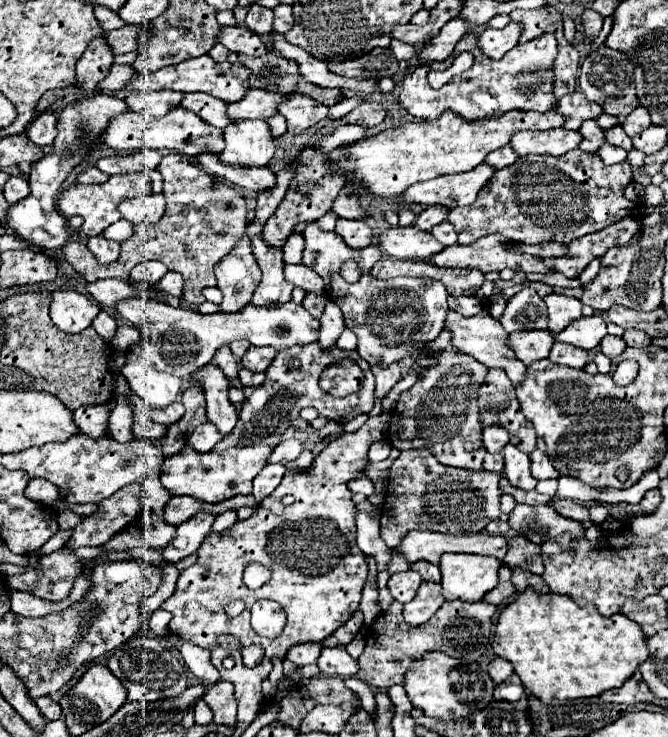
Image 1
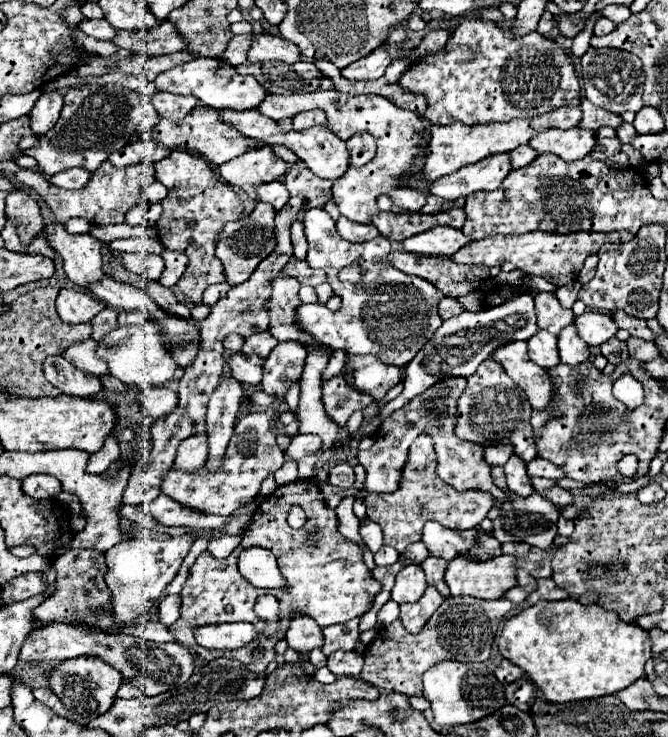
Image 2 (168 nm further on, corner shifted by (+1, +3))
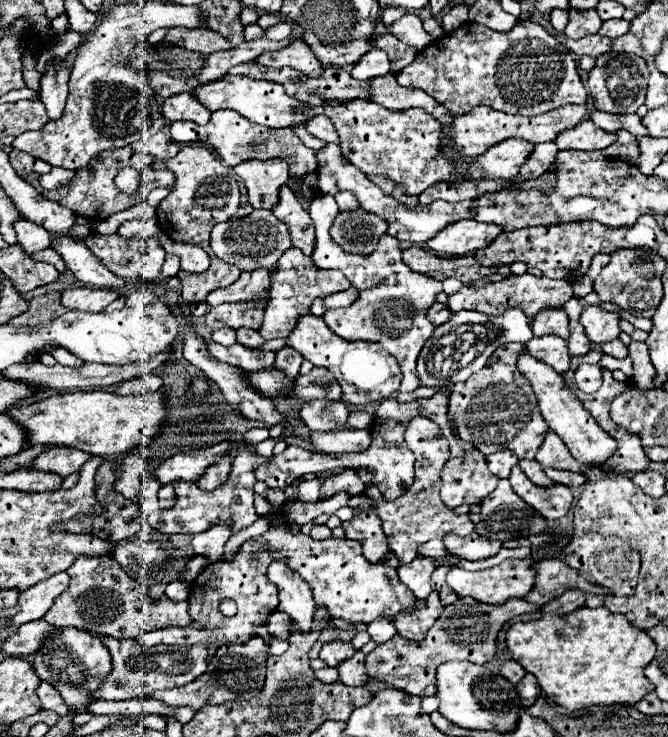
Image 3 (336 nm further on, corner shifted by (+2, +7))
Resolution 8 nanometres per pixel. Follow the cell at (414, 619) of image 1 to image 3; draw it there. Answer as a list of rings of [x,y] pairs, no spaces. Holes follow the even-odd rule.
[[[432,591],[426,599],[416,601],[416,609],[412,609],[412,613],[400,613],[400,617],[394,619],[396,631],[404,639],[420,641],[426,635],[426,631],[434,625],[434,621],[440,617],[442,611],[444,607],[438,599],[438,593]]]

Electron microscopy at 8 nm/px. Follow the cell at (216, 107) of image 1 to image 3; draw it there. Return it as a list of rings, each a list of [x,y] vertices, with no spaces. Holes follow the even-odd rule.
[[[330,143],[324,145],[320,151],[316,151],[316,161],[318,161],[318,185],[322,193],[328,195],[336,195],[338,191],[350,191],[356,195],[358,203],[362,209],[368,209],[368,213],[376,213],[378,217],[384,217],[388,221],[388,235],[400,239],[400,241],[410,241],[410,243],[424,243],[428,239],[432,239],[440,229],[444,229],[450,223],[462,221],[462,219],[472,219],[476,209],[472,205],[472,201],[460,201],[460,203],[448,203],[448,201],[434,201],[426,207],[418,205],[414,209],[404,207],[402,203],[398,203],[392,195],[384,195],[380,191],[380,187],[376,187],[364,173],[360,173],[360,169],[356,169],[340,151],[340,147],[332,147]]]

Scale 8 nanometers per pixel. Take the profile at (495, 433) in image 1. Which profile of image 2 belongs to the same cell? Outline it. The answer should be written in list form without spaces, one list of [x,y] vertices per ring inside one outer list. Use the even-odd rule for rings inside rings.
[[[491,445],[489,449],[485,449],[485,461],[489,465],[505,465],[511,455],[513,449],[509,449],[509,445]]]

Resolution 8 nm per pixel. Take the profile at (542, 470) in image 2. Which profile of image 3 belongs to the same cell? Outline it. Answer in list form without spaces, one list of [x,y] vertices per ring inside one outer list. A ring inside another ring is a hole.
[[[544,469],[544,473],[556,481],[562,483],[566,487],[580,487],[582,483],[586,483],[586,477],[582,473],[572,473],[572,471],[560,471],[560,469]]]

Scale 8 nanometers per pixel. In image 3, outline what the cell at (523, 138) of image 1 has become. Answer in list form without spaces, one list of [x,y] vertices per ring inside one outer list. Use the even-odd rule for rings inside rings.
[[[582,121],[580,125],[566,129],[556,137],[558,149],[578,149],[578,151],[598,151],[616,141],[614,133],[608,133],[600,127],[596,127],[592,121]]]

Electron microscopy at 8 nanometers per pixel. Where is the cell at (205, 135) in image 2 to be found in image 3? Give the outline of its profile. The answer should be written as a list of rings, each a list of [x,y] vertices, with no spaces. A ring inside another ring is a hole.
[[[232,109],[214,111],[208,125],[194,125],[192,121],[176,121],[168,125],[168,133],[176,143],[202,143],[214,147],[216,153],[222,157],[226,165],[238,165],[248,159],[284,159],[290,165],[292,177],[302,177],[310,171],[316,171],[316,157],[314,151],[304,147],[304,143],[290,131],[290,129],[264,129],[240,117],[240,113],[232,113]]]

